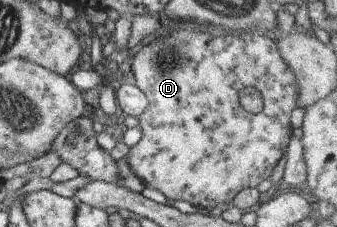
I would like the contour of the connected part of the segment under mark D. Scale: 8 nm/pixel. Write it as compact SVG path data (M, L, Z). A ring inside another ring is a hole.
M180 24L164 25L164 28L157 34L156 40L144 46L135 53L134 59L131 59L130 81L134 83L144 94L147 100L146 108L136 117L140 129L140 137L136 144L128 148L125 155L129 167L133 170L133 175L144 183L144 187L160 191L167 200L183 200L191 203L199 209L222 209L226 203L229 203L245 187L257 187L263 179L267 179L277 165L277 161L286 153L289 140L292 136L292 128L289 124L291 111L298 105L298 87L293 72L287 67L287 64L280 56L275 42L268 39L264 34L257 35L251 32L237 32L227 37L212 37L210 33L204 31L191 31L192 27L181 26ZM253 86L257 93L261 94L262 111L253 115L247 113L245 108L239 105L239 89Z

